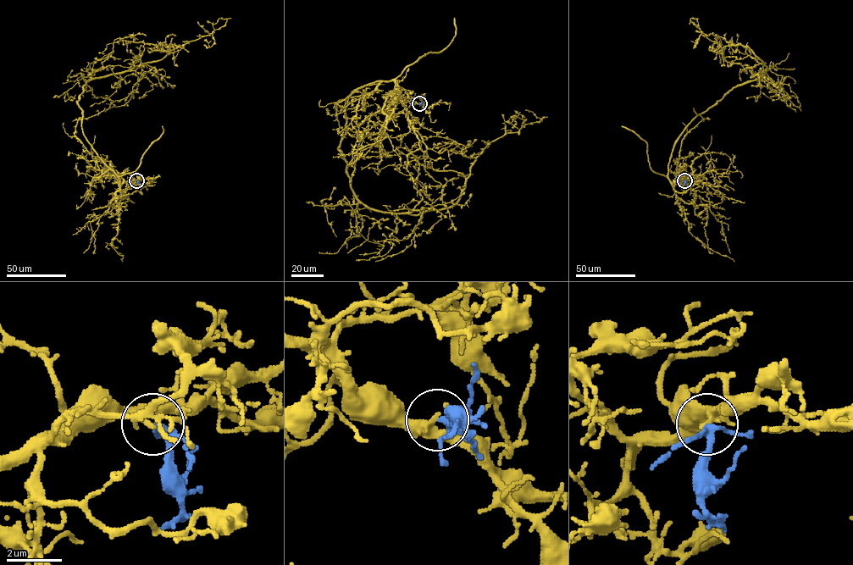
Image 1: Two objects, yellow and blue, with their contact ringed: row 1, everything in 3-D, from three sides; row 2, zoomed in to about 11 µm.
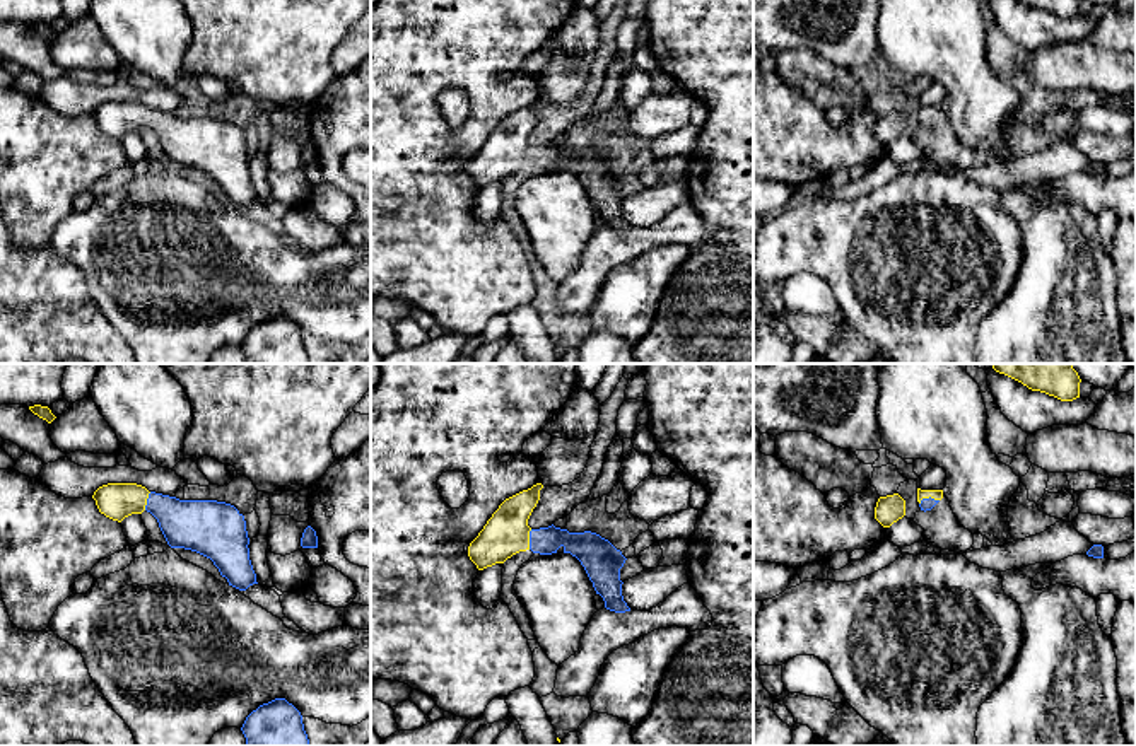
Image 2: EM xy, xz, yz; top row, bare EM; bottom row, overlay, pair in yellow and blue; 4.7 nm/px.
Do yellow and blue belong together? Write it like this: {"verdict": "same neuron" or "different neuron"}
{"verdict": "same neuron"}

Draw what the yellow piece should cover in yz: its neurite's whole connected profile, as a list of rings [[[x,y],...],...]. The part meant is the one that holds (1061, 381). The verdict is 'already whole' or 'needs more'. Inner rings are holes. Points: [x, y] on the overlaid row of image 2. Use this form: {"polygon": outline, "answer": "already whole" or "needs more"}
{"polygon": [[[994,364],[993,369],[1061,401],[1080,398],[1081,379],[1071,364]]], "answer": "already whole"}

